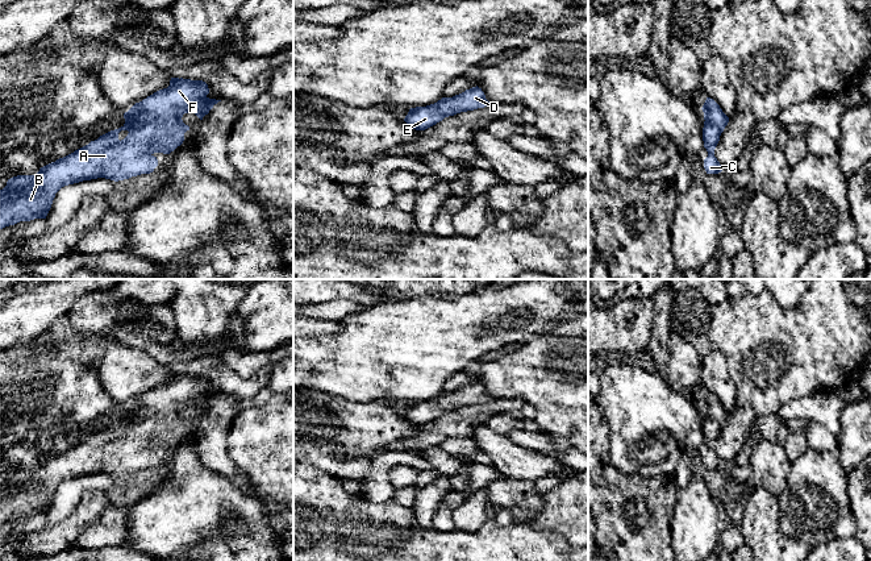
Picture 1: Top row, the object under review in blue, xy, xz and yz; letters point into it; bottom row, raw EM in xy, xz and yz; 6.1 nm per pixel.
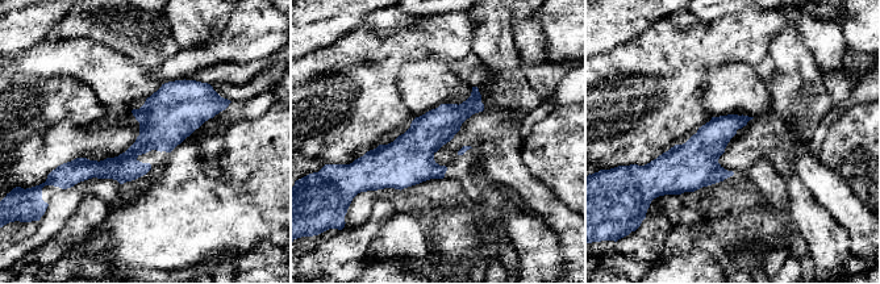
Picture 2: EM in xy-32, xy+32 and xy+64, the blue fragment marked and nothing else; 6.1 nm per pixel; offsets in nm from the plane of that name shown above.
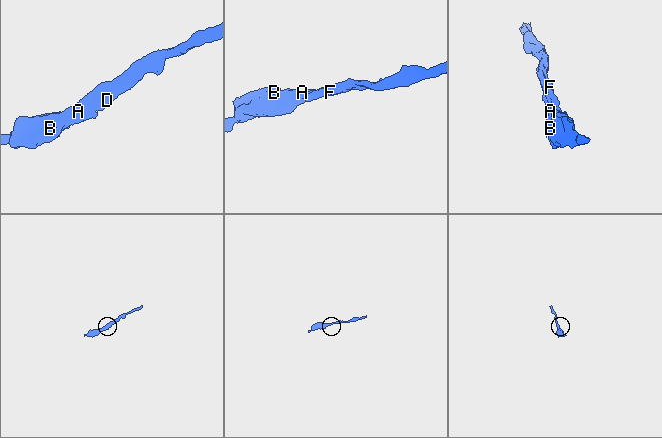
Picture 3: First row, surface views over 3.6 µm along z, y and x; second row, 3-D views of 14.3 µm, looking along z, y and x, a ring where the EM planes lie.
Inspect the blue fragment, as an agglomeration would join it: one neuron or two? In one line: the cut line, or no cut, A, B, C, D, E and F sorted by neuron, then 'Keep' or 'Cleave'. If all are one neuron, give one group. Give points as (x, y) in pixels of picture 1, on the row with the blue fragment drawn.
No split. Groups: A B C D E F. Keep

